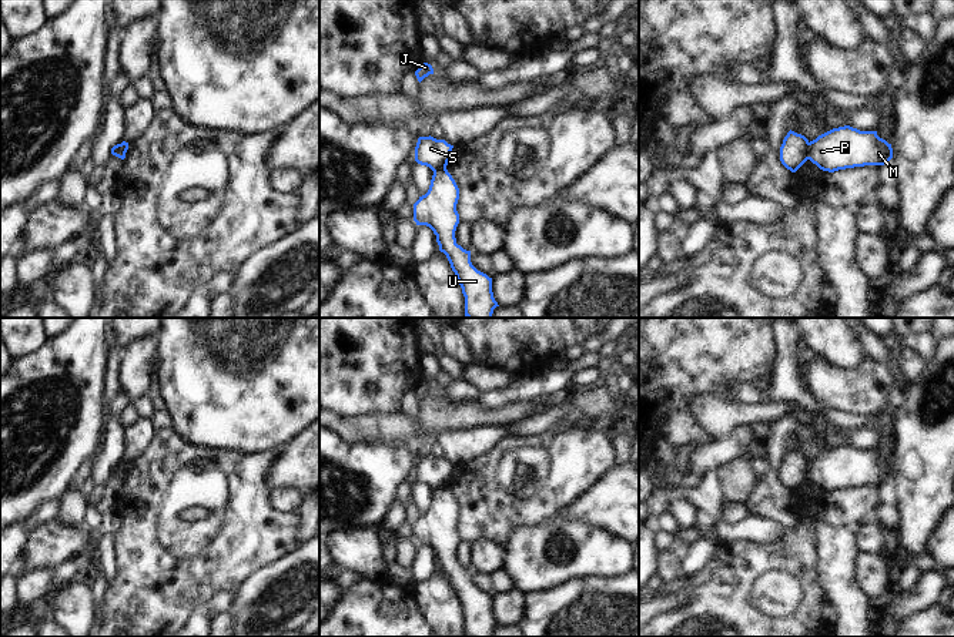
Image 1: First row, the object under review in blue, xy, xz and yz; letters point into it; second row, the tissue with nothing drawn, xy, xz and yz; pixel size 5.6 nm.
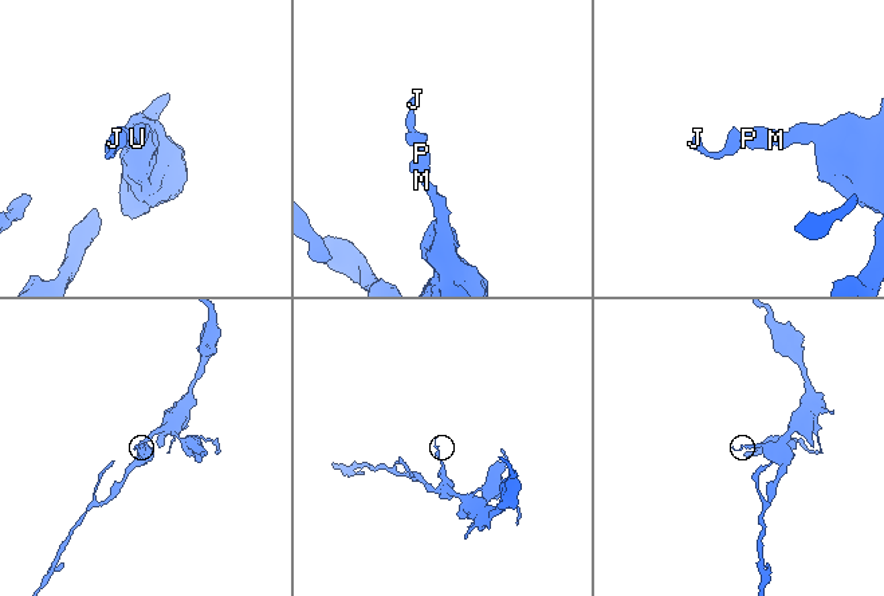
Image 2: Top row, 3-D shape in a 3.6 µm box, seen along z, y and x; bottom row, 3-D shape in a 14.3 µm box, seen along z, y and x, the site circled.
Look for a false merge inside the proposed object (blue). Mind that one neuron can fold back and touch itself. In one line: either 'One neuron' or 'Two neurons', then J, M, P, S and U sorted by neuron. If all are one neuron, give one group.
Two neurons. Groups: J S / M P U

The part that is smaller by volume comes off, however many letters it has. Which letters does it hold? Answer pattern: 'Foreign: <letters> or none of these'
Foreign: J, S

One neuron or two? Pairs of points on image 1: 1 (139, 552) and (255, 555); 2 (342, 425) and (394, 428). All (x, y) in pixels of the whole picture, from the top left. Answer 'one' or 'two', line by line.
1: one
2: one

